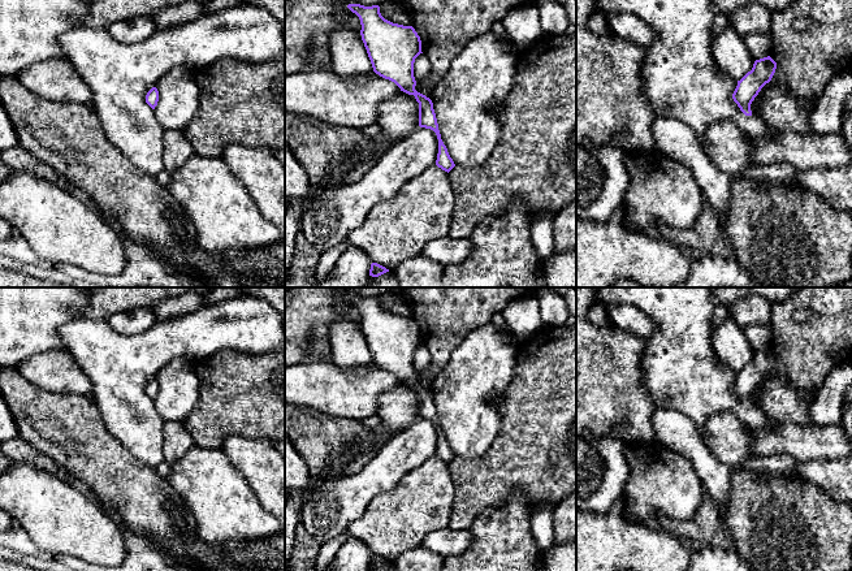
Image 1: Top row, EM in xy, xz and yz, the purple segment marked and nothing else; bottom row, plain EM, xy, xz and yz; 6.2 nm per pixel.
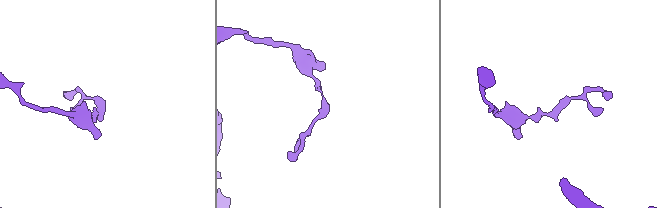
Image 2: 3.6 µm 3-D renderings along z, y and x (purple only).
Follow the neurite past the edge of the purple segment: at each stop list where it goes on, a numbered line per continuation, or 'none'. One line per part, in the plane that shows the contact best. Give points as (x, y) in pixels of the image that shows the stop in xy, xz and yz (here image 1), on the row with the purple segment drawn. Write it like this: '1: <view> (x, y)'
none

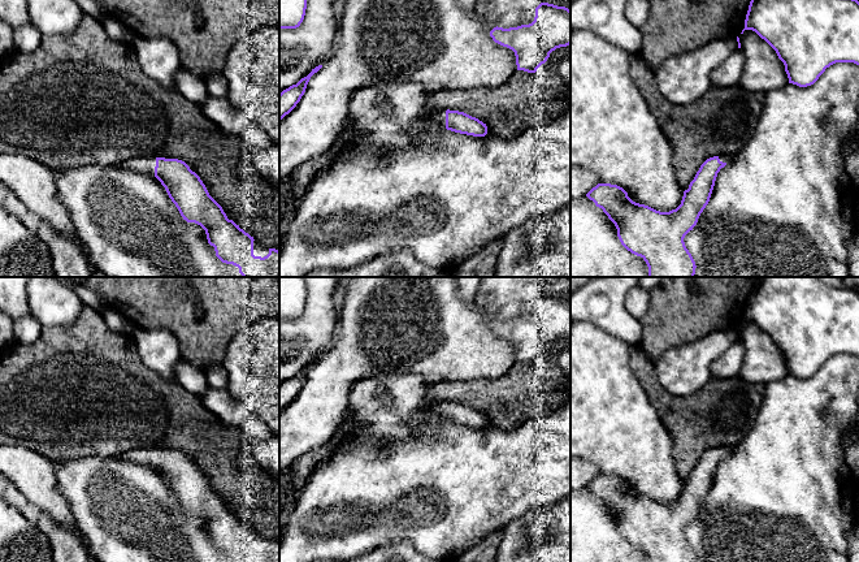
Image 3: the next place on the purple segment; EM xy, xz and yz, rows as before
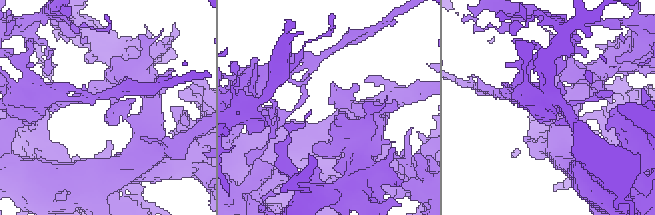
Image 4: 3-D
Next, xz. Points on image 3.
1: xz (438, 120)

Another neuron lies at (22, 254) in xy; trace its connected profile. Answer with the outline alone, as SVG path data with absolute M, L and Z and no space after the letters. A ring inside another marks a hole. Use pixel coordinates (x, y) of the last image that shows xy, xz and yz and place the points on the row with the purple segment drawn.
M1 207L0 277L55 277L48 246L30 222Z

